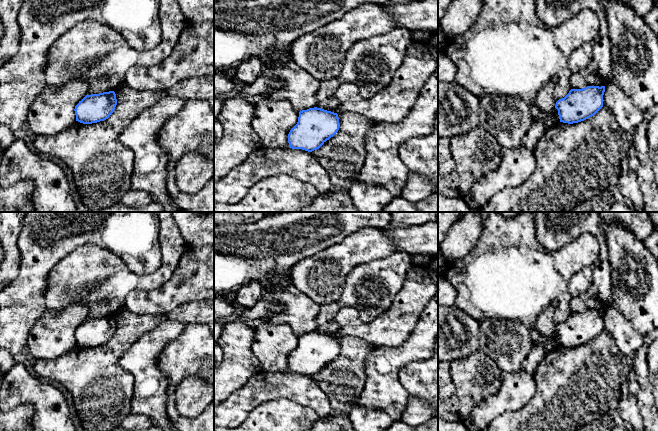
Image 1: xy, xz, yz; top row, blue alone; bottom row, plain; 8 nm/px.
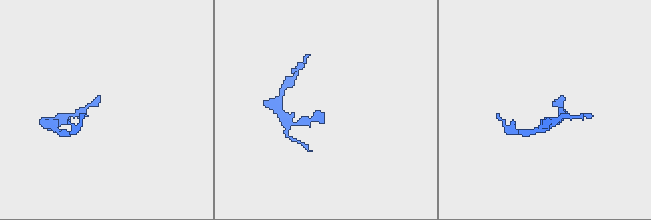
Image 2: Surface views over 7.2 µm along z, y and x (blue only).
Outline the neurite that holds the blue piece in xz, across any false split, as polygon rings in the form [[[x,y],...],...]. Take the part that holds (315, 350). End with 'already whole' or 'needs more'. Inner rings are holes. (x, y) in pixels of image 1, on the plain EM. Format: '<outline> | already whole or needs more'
[[[317,331],[302,334],[299,336],[297,348],[288,358],[289,371],[292,373],[302,373],[308,376],[317,374],[338,356],[339,349],[337,337]]] | already whole

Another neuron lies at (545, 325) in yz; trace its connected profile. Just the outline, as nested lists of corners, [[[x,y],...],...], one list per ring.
[[[552,302],[537,317],[534,328],[543,337],[550,337],[555,333],[557,324],[554,321],[554,313],[557,308],[557,302]]]

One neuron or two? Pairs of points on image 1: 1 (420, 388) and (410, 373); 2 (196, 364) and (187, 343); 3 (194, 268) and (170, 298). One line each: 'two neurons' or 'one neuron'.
1: one neuron
2: one neuron
3: one neuron

